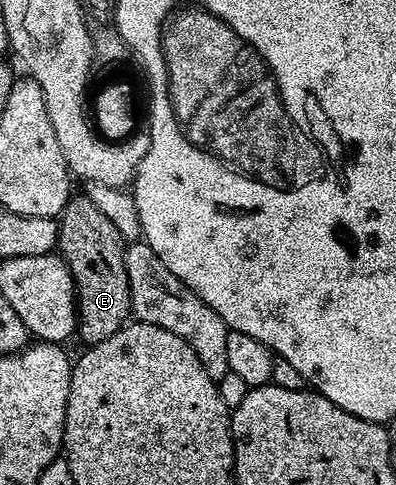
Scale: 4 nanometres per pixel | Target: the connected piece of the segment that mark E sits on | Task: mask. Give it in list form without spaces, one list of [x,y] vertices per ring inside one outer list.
[[[84,193],[74,194],[61,211],[57,228],[57,247],[61,258],[64,259],[73,275],[73,286],[77,293],[76,334],[81,335],[85,345],[107,341],[107,337],[111,337],[119,328],[125,326],[130,318],[131,297],[129,296],[127,269],[123,265],[126,246],[126,240],[121,238],[119,229],[111,225],[111,220]]]

